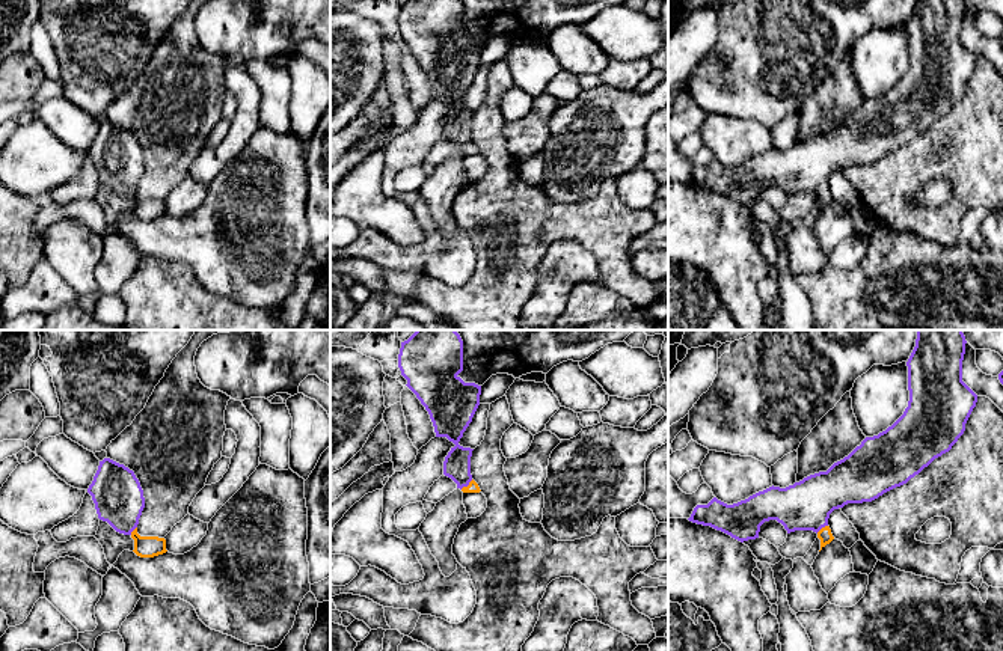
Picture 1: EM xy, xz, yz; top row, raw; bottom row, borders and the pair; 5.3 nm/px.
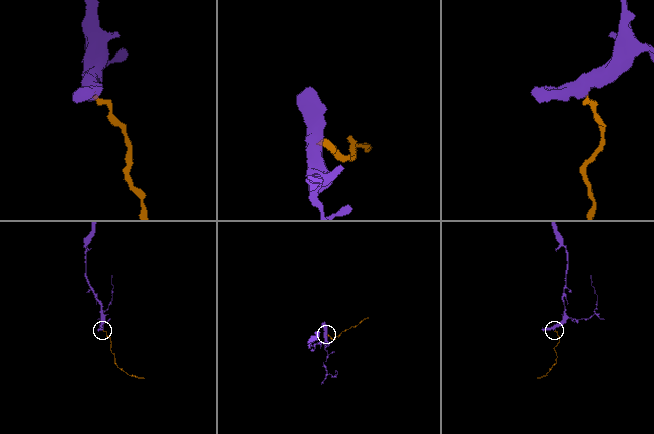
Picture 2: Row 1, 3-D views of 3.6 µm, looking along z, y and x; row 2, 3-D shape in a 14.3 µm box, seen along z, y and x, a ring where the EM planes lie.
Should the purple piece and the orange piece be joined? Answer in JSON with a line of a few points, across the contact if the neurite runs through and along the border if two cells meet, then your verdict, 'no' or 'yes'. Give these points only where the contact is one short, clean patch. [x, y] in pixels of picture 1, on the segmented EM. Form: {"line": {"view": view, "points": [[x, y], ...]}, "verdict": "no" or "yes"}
{"line": {"view": "xz", "points": [[457, 463], [466, 485], [472, 487]]}, "verdict": "yes"}

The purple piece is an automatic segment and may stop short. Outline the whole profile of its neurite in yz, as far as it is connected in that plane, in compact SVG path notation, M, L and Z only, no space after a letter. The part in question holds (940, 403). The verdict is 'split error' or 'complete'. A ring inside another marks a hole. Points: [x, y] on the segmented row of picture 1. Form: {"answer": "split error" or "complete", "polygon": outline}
{"answer": "split error", "polygon": "M917 330L916 347L906 362L908 407L891 426L878 436L866 437L860 446L827 472L810 475L786 488L772 485L733 505L713 497L707 505L697 505L688 520L710 526L741 542L759 538L760 526L777 520L787 533L816 532L822 550L834 539L828 526L834 509L848 503L872 502L906 484L935 458L949 452L964 434L965 423L977 402L977 395L962 381L965 344L962 330Z"}

